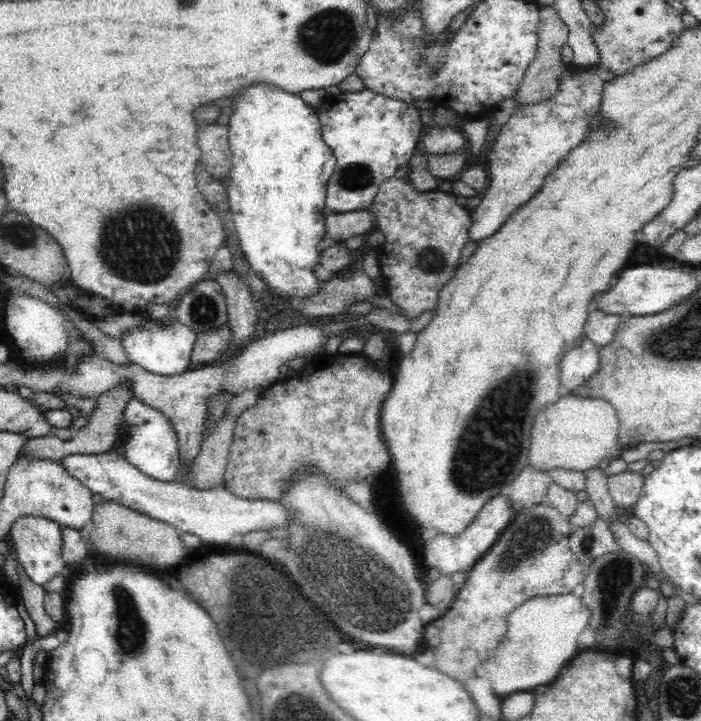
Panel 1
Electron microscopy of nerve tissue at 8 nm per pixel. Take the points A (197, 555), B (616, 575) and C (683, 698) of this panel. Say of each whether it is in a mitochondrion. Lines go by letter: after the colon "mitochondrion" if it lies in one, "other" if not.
A: other
B: mitochondrion
C: mitochondrion

